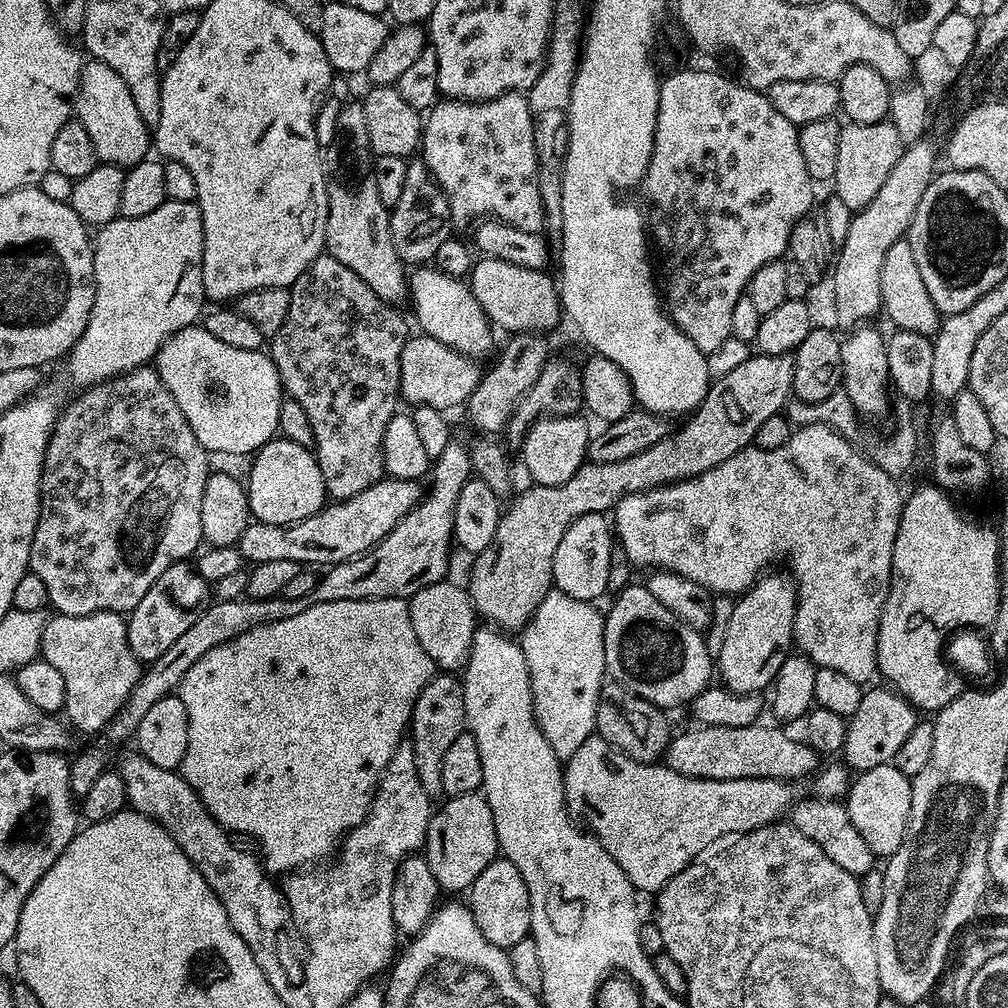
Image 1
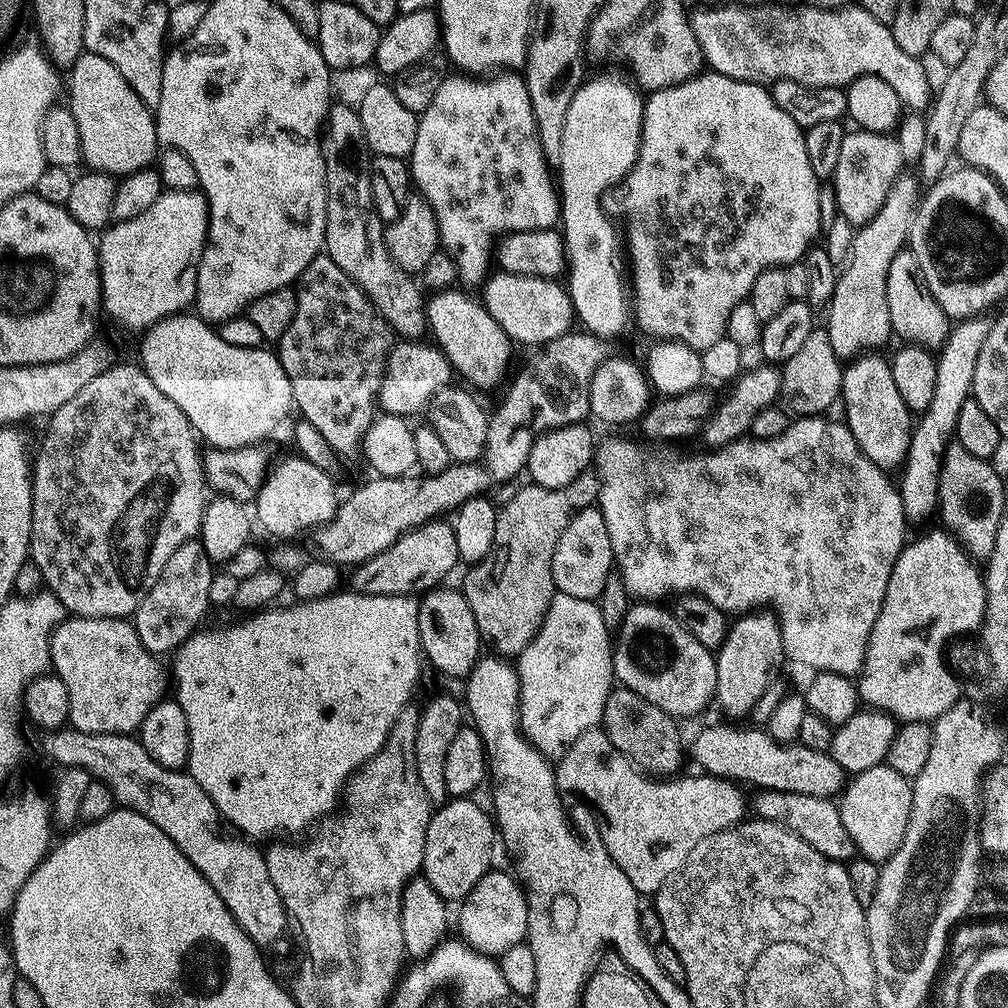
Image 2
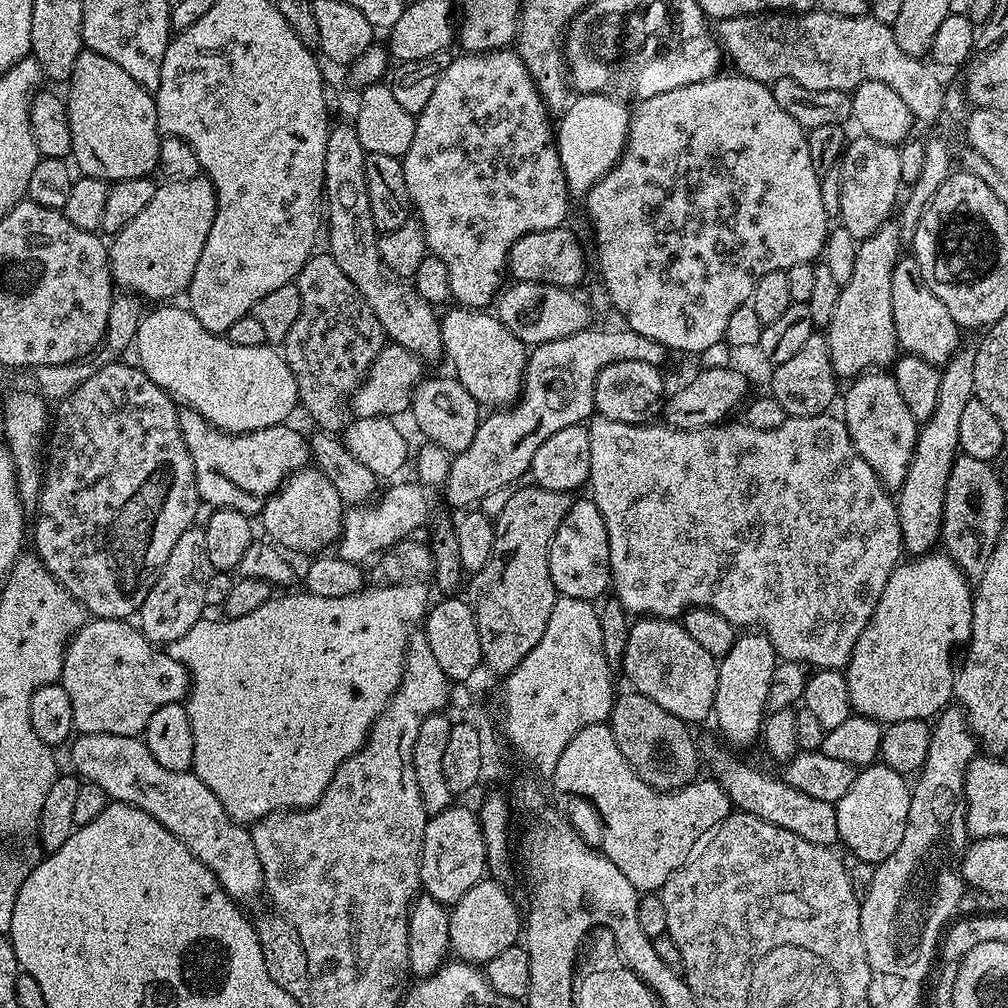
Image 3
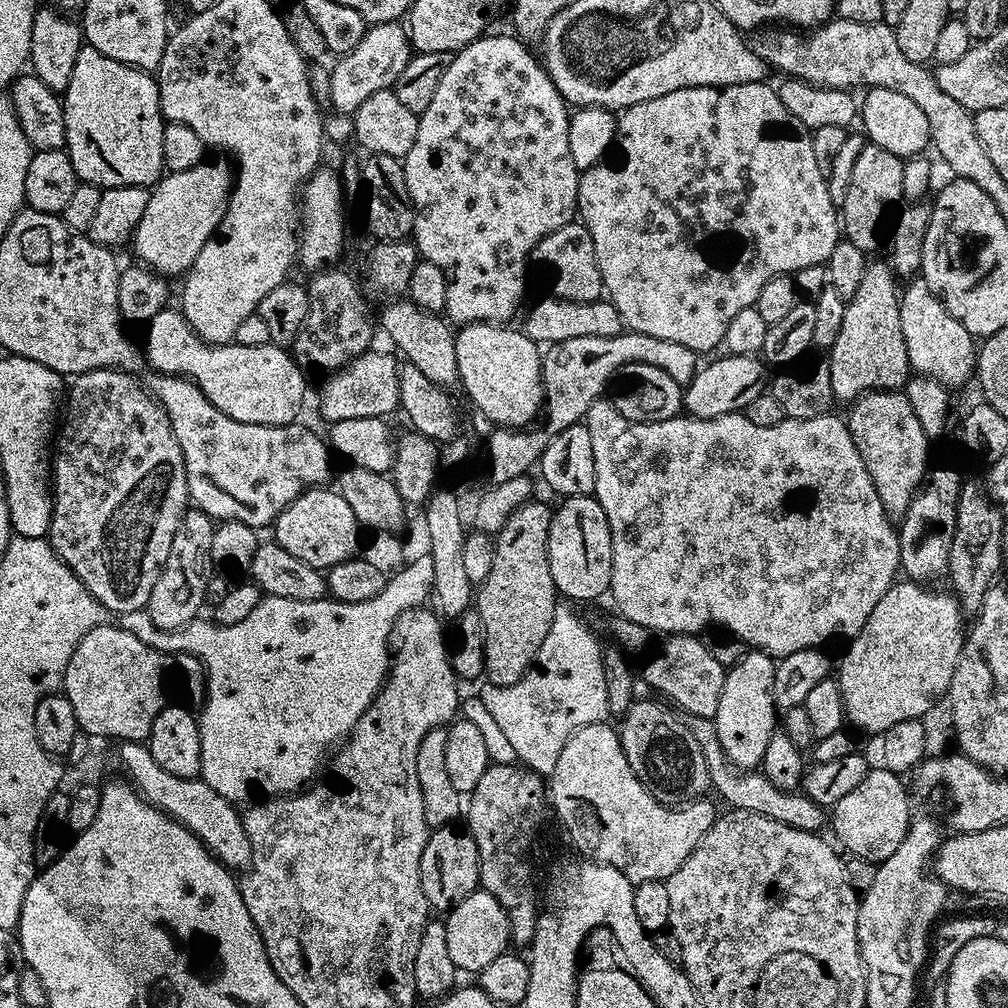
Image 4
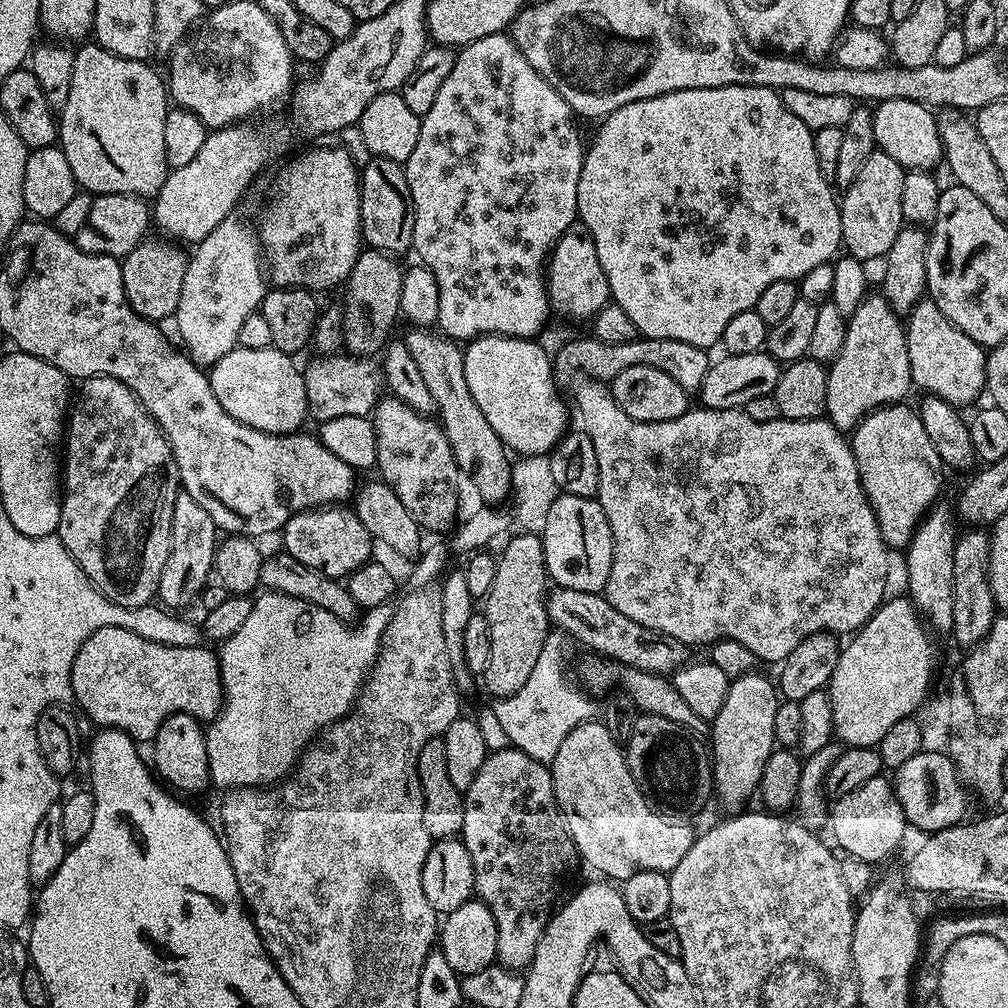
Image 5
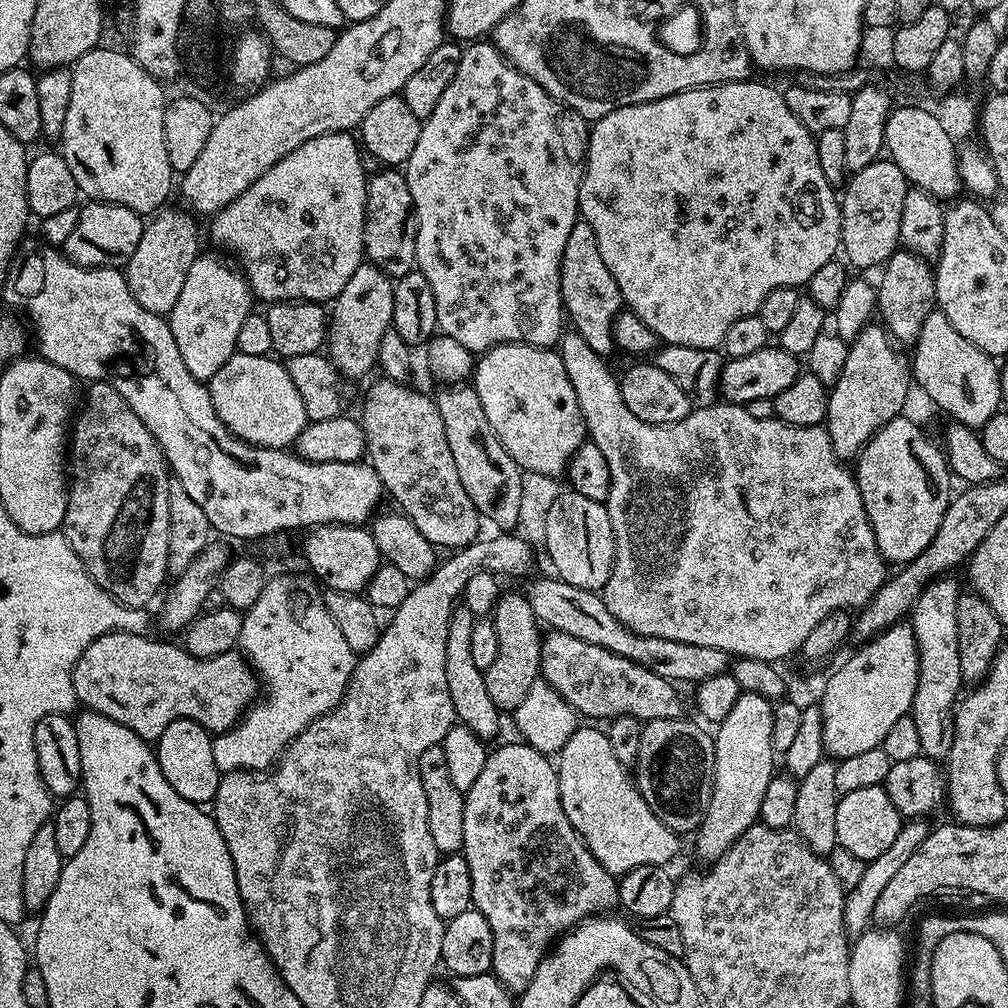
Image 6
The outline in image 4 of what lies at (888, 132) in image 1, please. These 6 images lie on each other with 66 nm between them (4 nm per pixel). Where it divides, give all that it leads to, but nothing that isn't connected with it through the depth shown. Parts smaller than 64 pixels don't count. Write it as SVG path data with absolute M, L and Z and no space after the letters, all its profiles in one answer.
M871 142L865 143L864 149L855 159L849 189L846 190L846 200L842 207L842 213L844 213L843 235L866 254L871 253L871 248L879 246L880 235L883 232L885 235L898 205L904 200L903 169L904 160L901 157L890 154L890 150L882 150L882 146Z

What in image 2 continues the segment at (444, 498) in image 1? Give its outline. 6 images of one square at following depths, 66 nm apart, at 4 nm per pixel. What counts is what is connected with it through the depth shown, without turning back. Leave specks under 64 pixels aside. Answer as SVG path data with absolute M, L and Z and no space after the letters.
M433 518L427 523L403 532L389 548L374 554L366 562L351 569L351 591L362 594L382 594L383 596L406 596L413 591L423 594L439 585L458 564L458 542L454 542L454 530L444 518Z

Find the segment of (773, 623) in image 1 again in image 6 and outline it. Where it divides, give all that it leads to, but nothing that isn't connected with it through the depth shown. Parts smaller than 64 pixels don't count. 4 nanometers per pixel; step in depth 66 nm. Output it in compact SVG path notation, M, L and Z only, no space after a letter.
M741 692L724 721L715 729L714 790L710 794L710 806L704 820L694 833L696 852L705 862L719 858L748 827L760 819L762 798L774 775L773 707L773 701L757 692Z

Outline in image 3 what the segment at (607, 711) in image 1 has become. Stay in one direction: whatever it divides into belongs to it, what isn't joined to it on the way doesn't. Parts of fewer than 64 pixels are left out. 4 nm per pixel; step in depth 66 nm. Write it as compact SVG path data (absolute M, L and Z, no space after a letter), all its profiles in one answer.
M628 690L625 696L617 695L612 702L612 715L610 727L614 734L614 742L618 742L618 750L622 750L622 758L628 760L628 764L636 771L638 778L646 782L650 787L657 788L660 792L673 793L678 788L684 788L697 779L701 771L702 761L698 751L697 741L688 733L689 725L679 720L670 710L662 710L658 702L646 698L640 692Z

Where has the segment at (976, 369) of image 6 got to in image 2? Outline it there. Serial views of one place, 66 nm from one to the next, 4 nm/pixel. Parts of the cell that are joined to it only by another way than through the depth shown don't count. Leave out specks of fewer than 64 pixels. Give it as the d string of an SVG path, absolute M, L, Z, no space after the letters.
M902 250L894 254L894 262L890 262L890 274L886 274L886 310L890 310L890 326L893 333L897 337L900 335L901 341L920 344L929 350L939 350L946 342L950 317L942 310L942 306L938 306L934 294L930 294L926 286L926 278L922 278L922 266L918 266L918 258L914 258L910 250Z

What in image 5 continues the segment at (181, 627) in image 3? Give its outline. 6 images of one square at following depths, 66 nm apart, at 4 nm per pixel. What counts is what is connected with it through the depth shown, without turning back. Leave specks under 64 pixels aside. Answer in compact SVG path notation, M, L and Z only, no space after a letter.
M181 490L174 498L174 518L170 522L170 554L162 566L158 600L169 610L180 610L204 591L214 572L218 529L206 506L198 506L190 494Z

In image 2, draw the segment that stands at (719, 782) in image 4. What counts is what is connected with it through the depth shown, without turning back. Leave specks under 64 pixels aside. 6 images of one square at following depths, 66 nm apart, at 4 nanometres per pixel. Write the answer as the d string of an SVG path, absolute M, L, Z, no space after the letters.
M760 790L755 793L755 815L761 820L769 820L802 838L802 842L810 842L814 850L826 854L826 858L847 862L857 855L850 833L842 822L840 805L832 798L818 798L810 794L794 794L793 792L779 792L778 790Z

